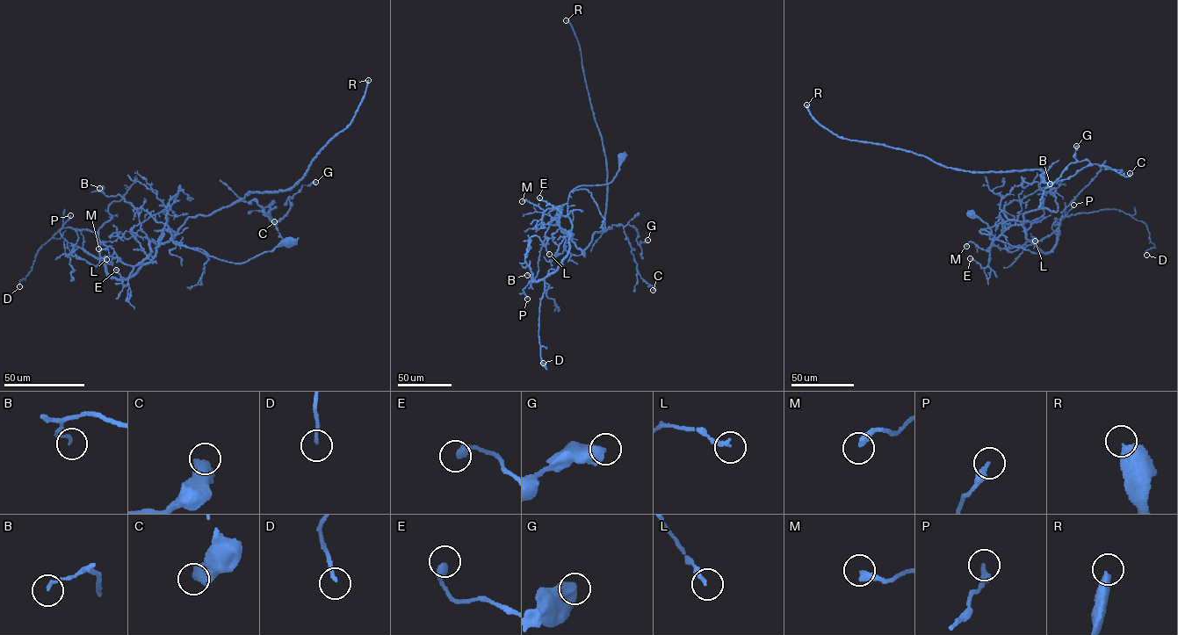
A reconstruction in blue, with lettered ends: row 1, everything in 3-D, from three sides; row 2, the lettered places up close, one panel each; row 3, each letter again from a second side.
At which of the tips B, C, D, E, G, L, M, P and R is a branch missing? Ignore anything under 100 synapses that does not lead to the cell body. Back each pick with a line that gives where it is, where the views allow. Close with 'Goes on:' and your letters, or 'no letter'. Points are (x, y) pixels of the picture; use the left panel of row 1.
R: place (368, 80)
Goes on: R

